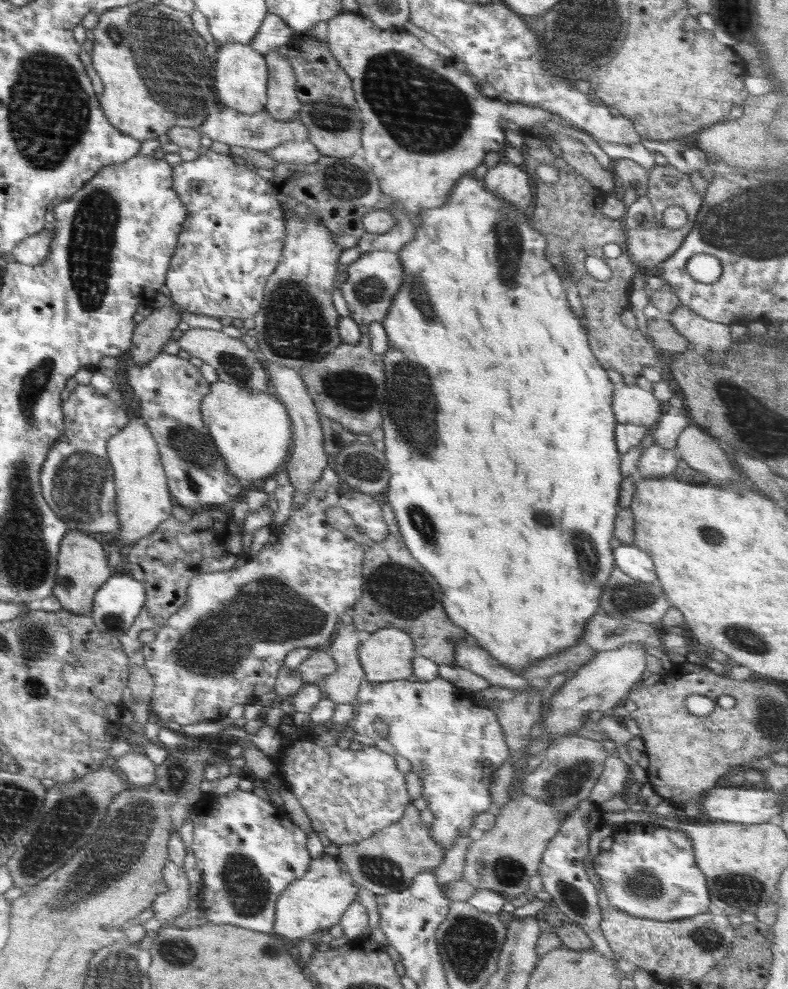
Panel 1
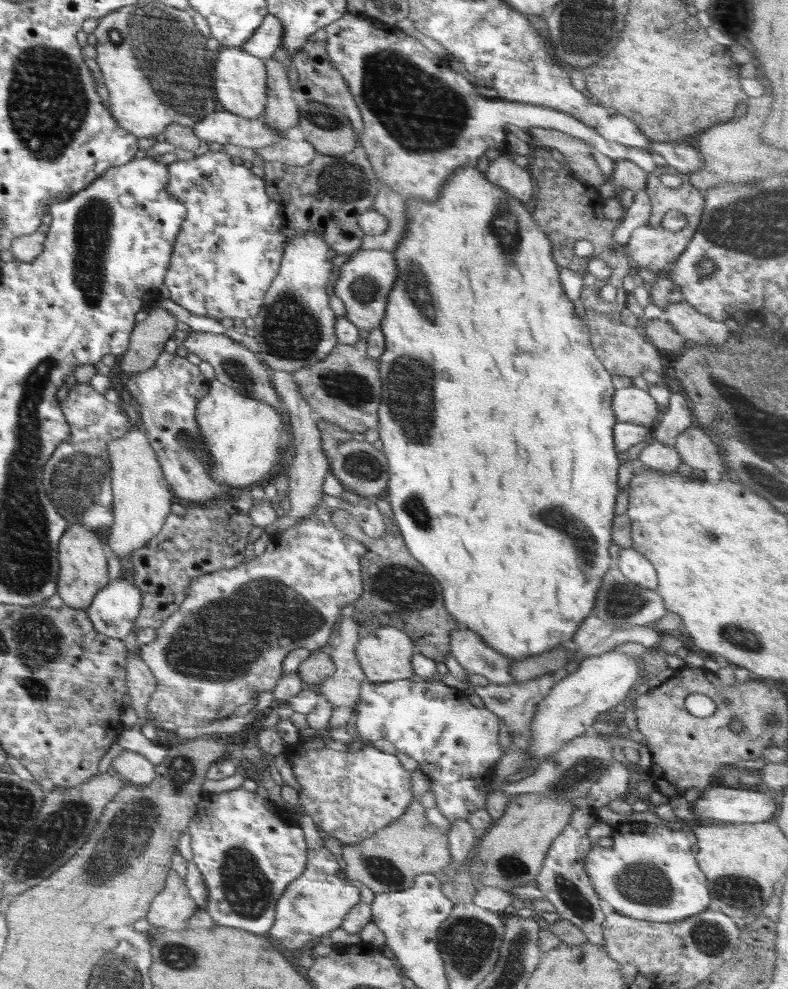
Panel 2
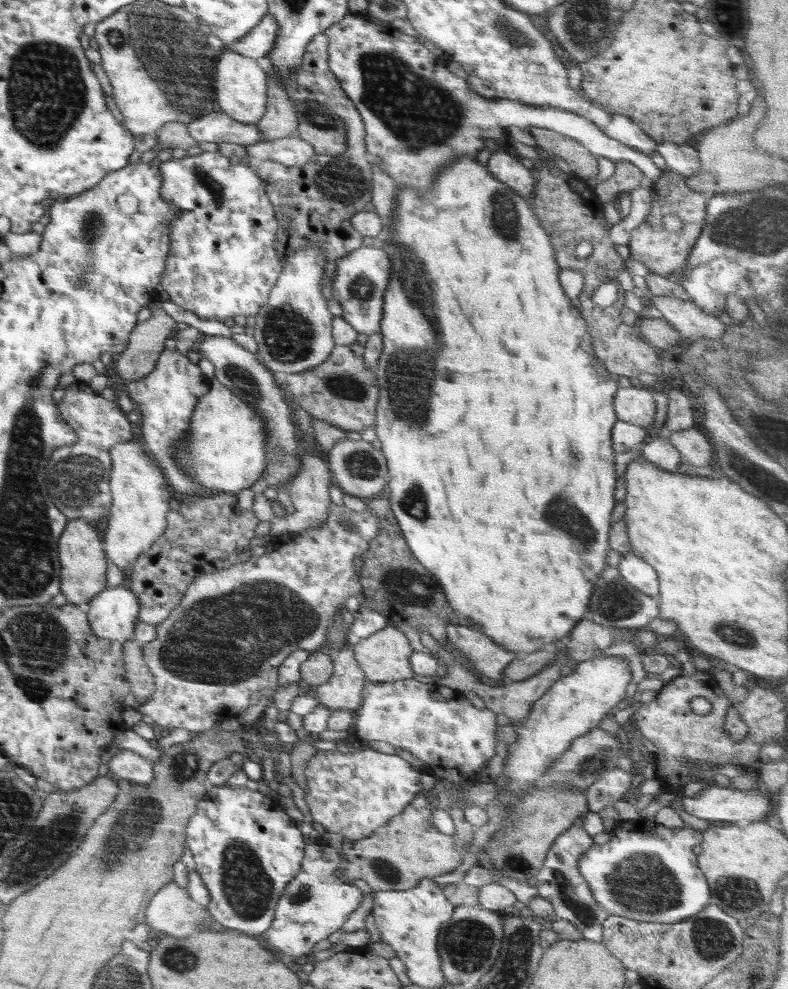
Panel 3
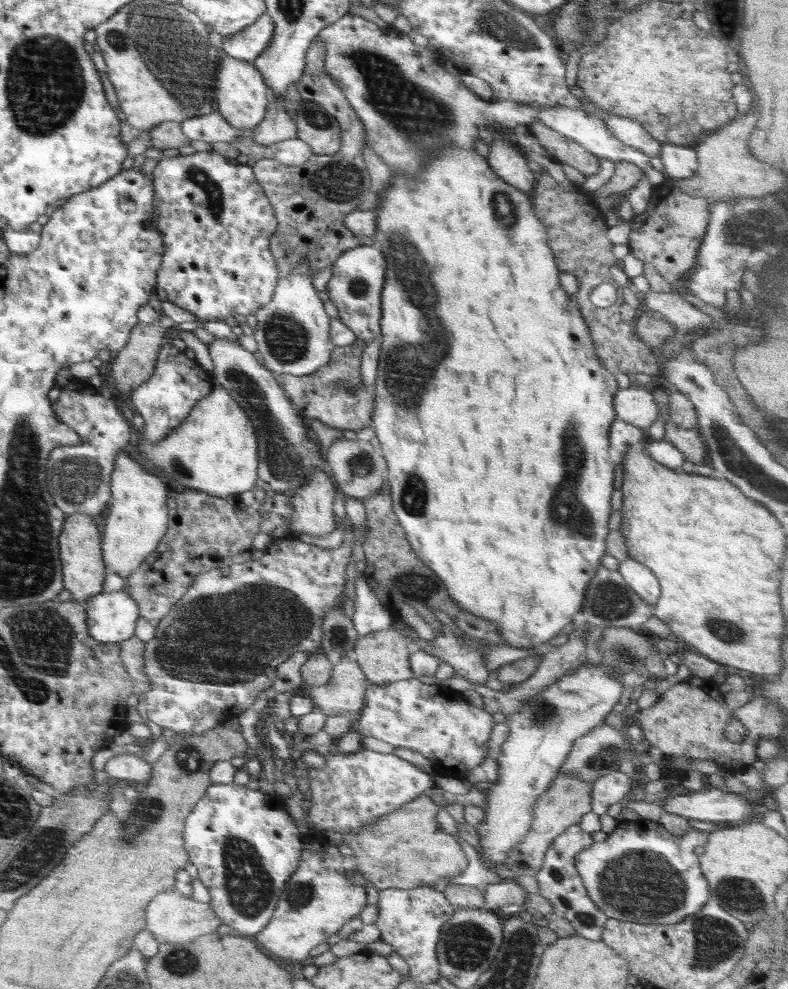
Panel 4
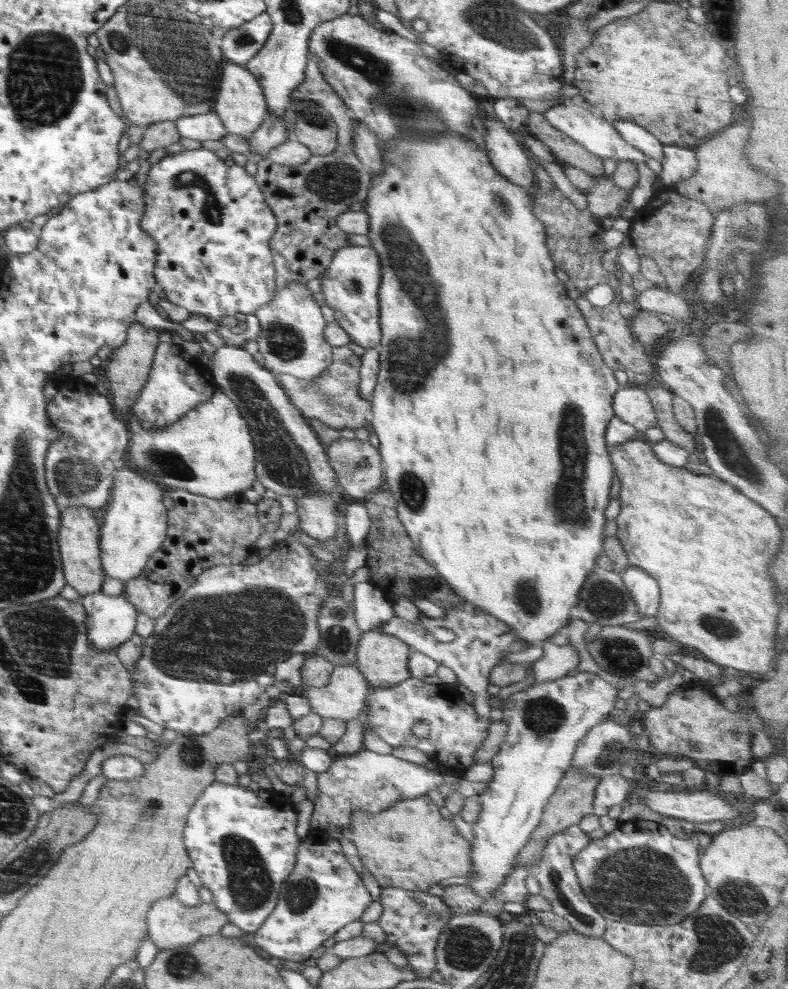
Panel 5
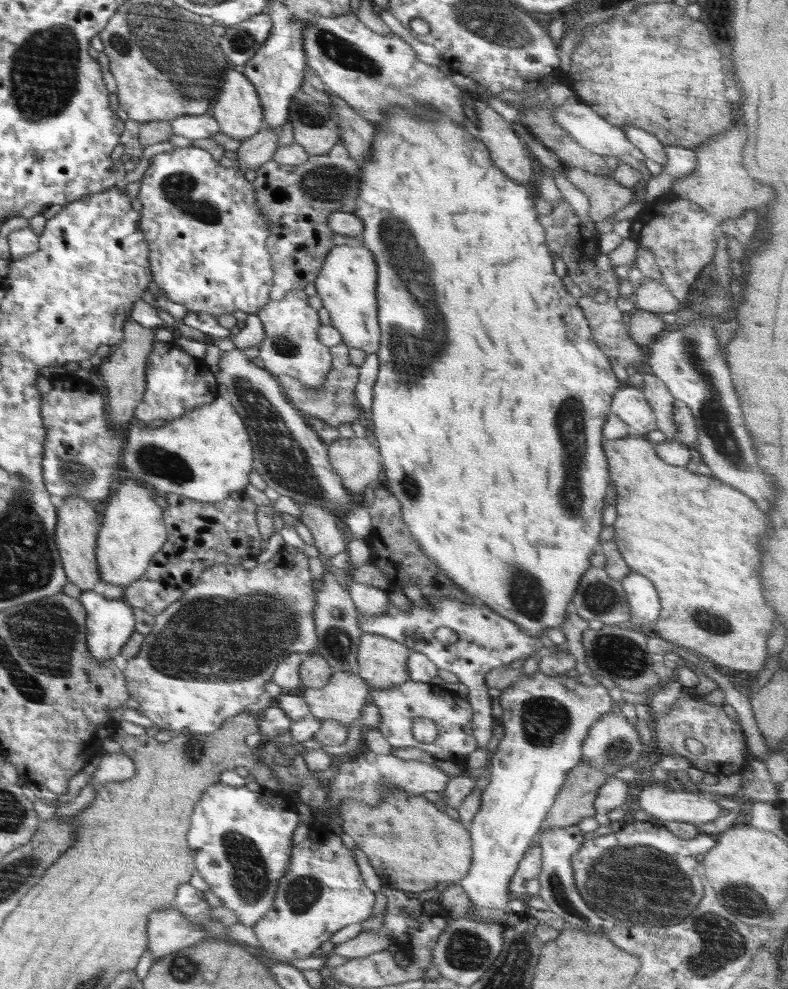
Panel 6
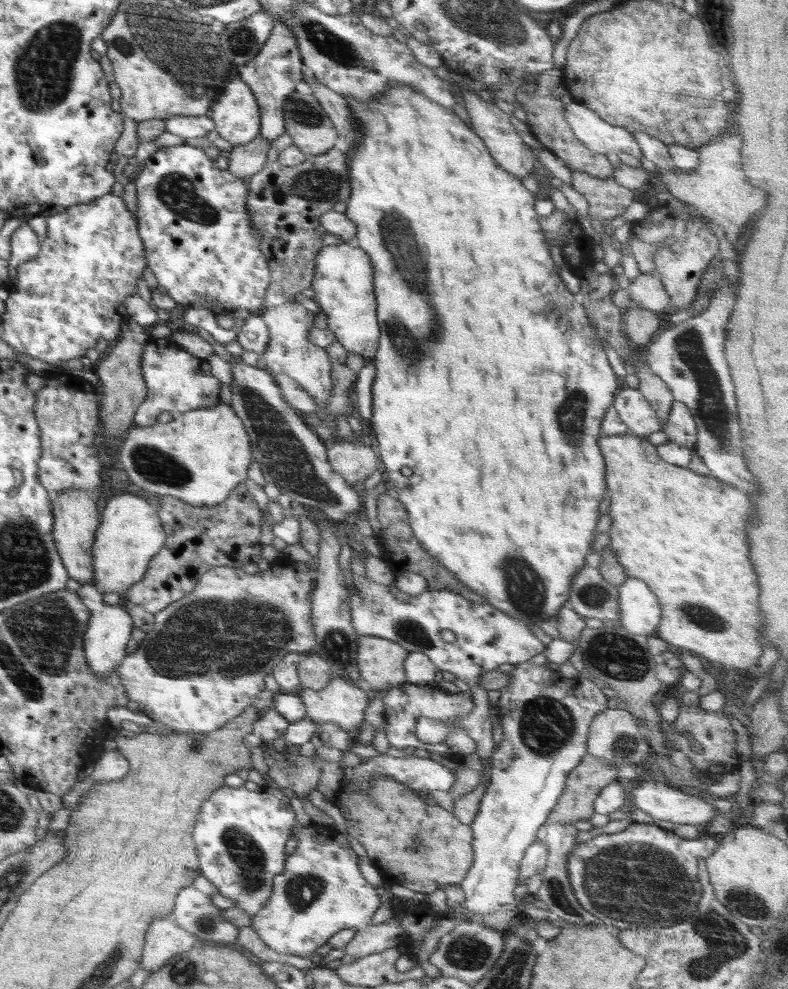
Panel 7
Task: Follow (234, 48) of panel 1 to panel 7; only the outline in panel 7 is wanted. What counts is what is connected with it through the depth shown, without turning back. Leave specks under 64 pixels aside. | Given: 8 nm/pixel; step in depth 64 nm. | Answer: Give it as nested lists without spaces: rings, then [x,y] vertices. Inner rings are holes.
[[[237,71],[231,74],[223,93],[216,100],[218,102],[212,104],[209,114],[215,124],[214,130],[220,137],[236,146],[249,143],[258,136],[261,120],[260,107],[258,107],[252,89],[239,77]]]

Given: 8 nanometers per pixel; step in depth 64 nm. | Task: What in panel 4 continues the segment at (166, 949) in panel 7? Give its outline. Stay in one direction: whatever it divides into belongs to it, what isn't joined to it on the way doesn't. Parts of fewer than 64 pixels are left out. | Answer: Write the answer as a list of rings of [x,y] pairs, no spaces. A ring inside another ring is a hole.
[[[175,889],[160,892],[151,902],[150,908],[146,910],[146,914],[148,914],[146,929],[152,932],[154,939],[160,944],[162,942],[172,942],[173,944],[195,942],[200,936],[217,932],[218,927],[222,925],[208,903],[195,902],[194,899],[183,896]]]

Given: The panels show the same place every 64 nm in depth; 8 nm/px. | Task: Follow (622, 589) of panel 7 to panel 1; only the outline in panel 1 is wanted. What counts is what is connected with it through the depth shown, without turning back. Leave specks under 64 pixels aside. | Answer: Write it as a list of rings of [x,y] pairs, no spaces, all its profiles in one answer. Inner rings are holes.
[[[622,543],[613,550],[613,556],[615,566],[629,577],[642,583],[654,583],[657,580],[650,555],[633,544]]]

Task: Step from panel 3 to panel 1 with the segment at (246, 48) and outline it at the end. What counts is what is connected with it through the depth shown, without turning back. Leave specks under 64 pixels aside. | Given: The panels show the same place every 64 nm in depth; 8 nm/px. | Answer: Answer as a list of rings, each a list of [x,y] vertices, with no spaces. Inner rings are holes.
[[[268,13],[258,30],[258,34],[250,40],[250,47],[262,55],[274,51],[282,44],[289,44],[293,38],[294,31],[280,18],[280,16]]]

